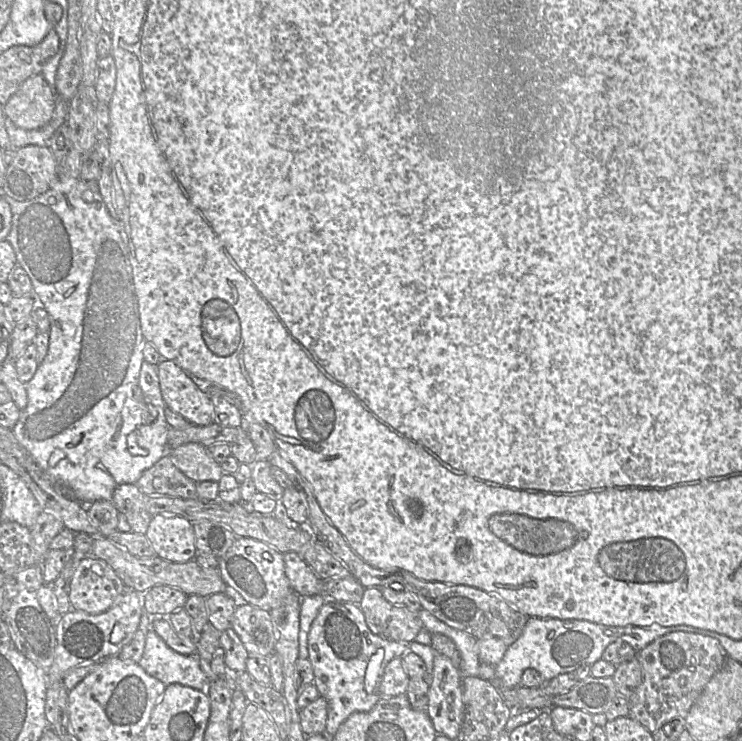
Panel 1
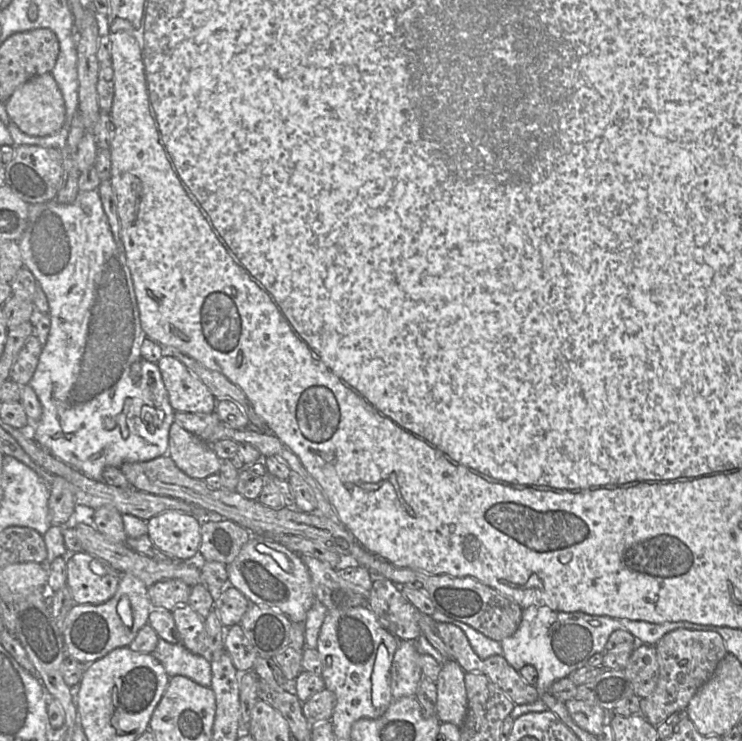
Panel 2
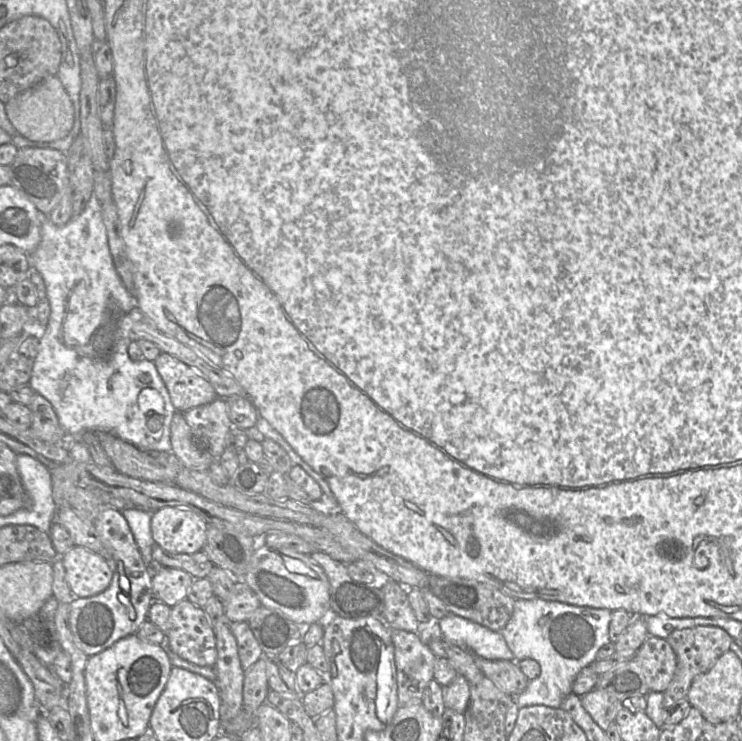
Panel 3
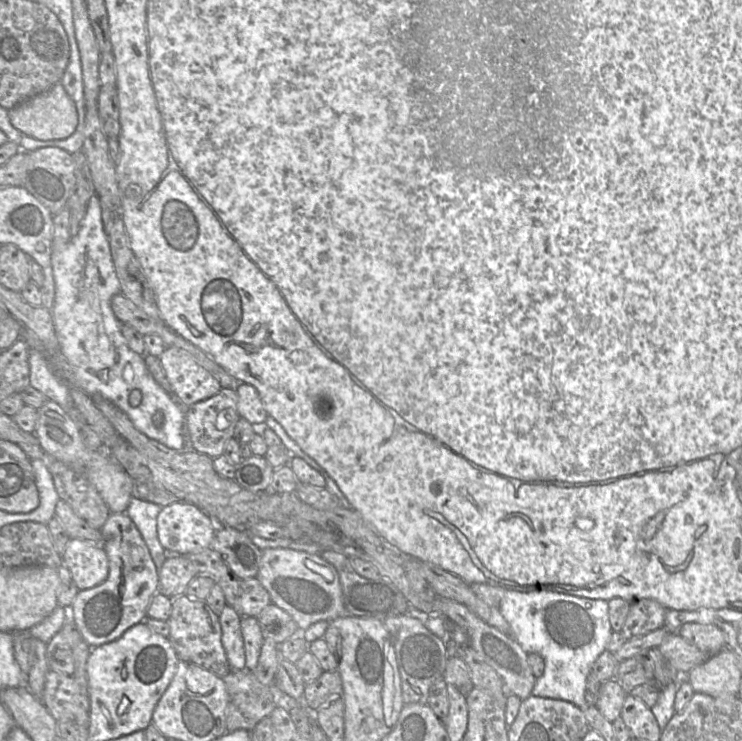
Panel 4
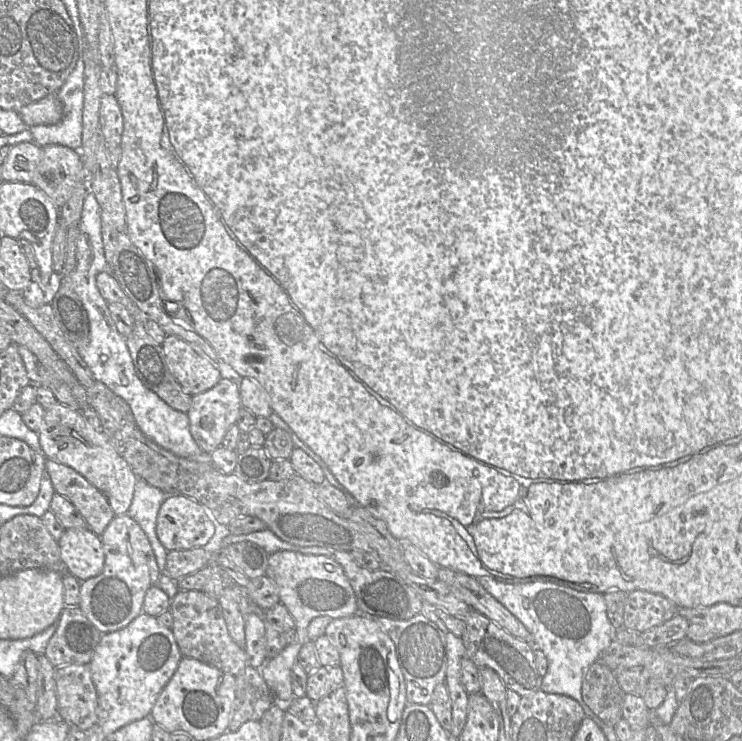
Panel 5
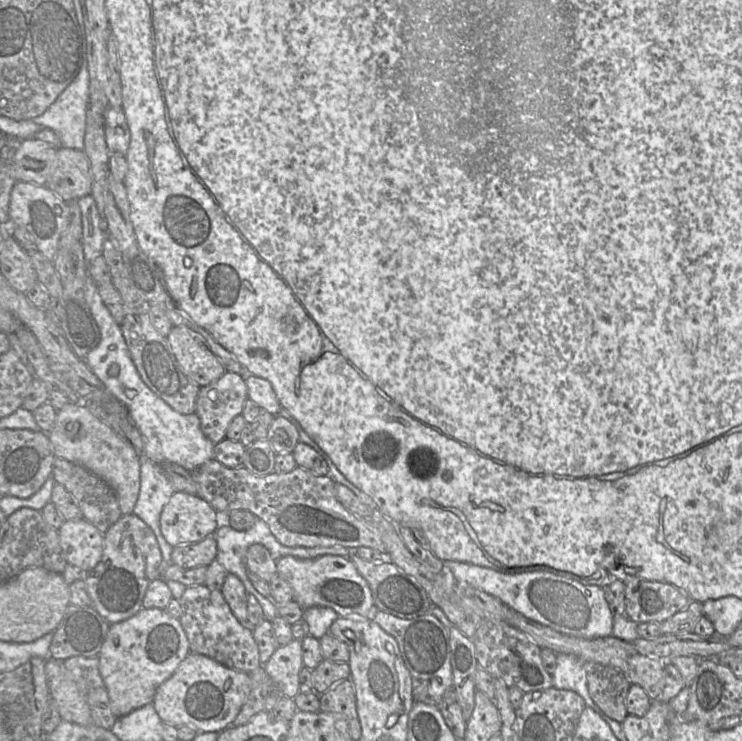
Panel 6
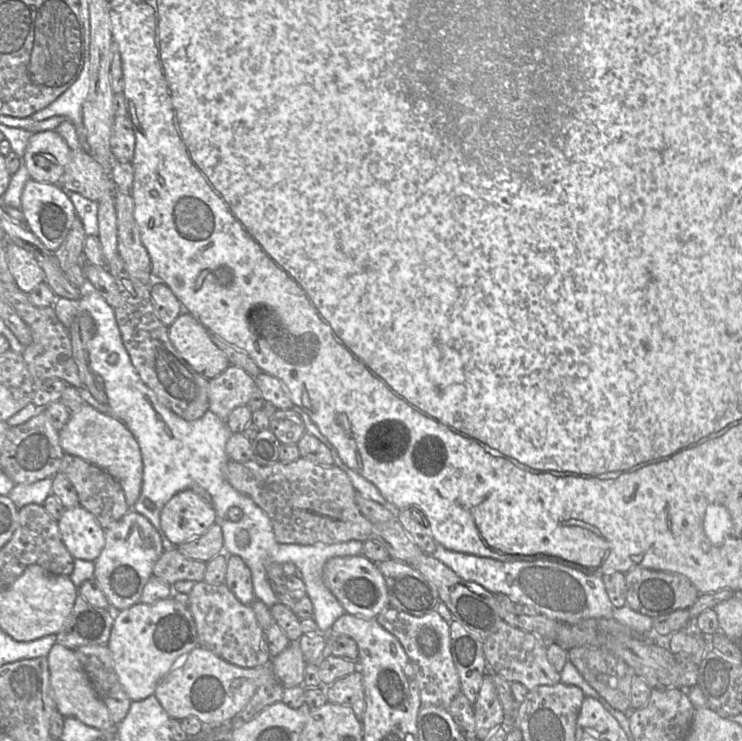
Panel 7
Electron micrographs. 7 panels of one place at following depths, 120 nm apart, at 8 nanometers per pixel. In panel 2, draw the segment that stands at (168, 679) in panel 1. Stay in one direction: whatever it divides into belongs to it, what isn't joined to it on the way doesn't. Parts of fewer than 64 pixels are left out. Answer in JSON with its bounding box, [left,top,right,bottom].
[151,638,212,687]

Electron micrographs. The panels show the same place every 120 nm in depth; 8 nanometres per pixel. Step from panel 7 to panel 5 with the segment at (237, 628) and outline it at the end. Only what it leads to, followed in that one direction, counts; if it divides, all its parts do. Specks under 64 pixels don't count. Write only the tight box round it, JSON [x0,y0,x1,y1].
[170,590,247,676]

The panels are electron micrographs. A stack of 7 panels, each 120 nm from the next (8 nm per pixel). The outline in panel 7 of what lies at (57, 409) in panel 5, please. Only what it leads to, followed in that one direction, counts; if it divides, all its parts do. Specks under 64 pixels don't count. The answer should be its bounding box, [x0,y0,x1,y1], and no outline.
[59,404,143,506]

